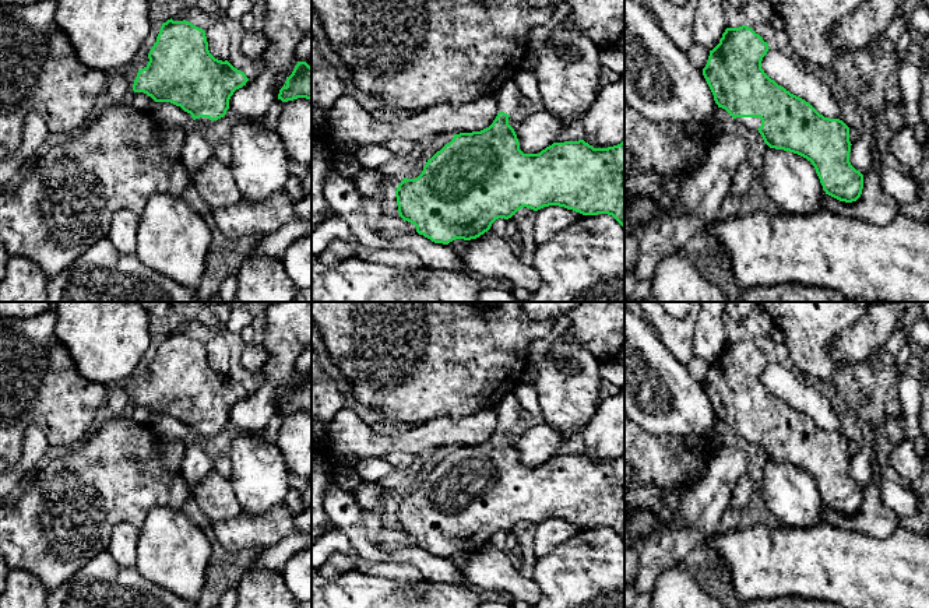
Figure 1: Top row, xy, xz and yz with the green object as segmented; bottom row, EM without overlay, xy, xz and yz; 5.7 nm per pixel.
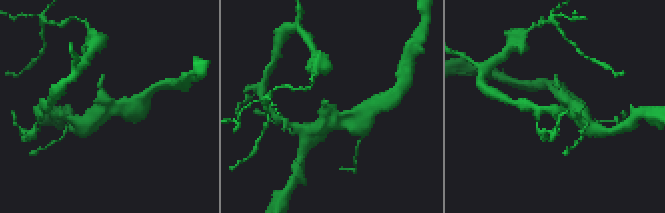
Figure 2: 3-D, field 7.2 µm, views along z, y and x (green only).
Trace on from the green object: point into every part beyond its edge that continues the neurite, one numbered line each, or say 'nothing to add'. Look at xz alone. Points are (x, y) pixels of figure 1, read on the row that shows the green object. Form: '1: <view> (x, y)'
1: xz (509, 97)

